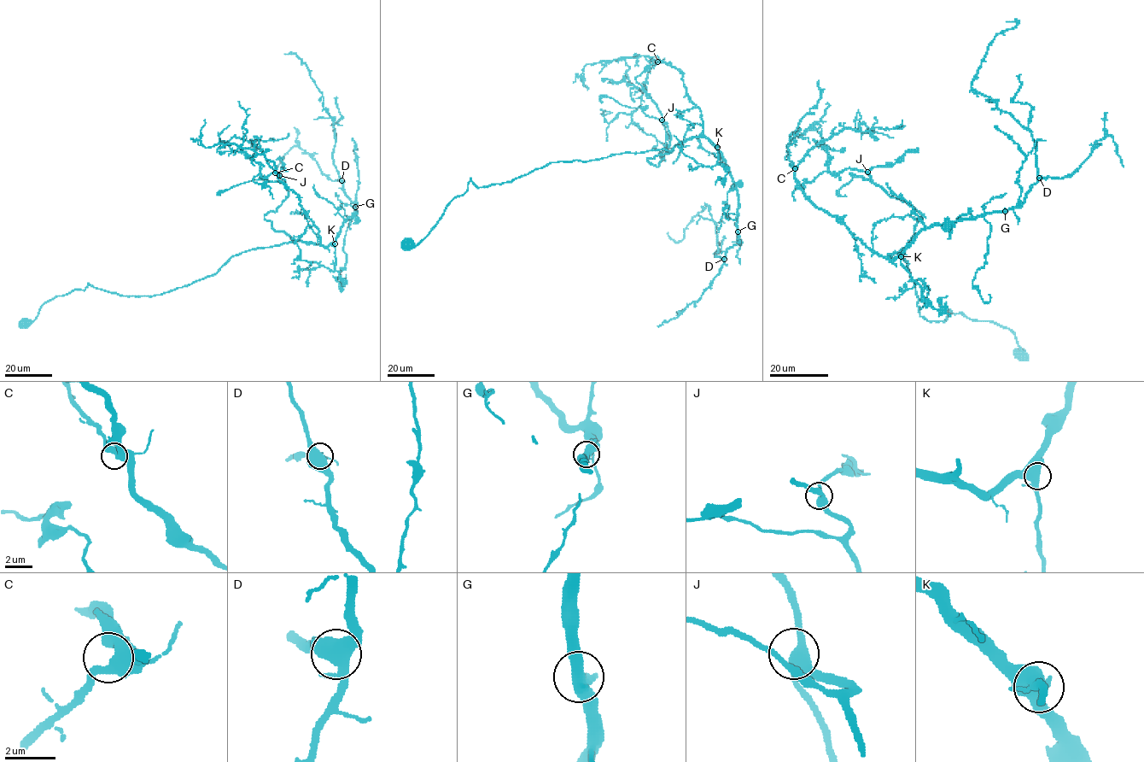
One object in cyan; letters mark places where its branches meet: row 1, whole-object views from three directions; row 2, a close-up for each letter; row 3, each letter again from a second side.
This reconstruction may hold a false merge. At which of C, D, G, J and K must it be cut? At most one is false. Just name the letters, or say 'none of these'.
none of these

